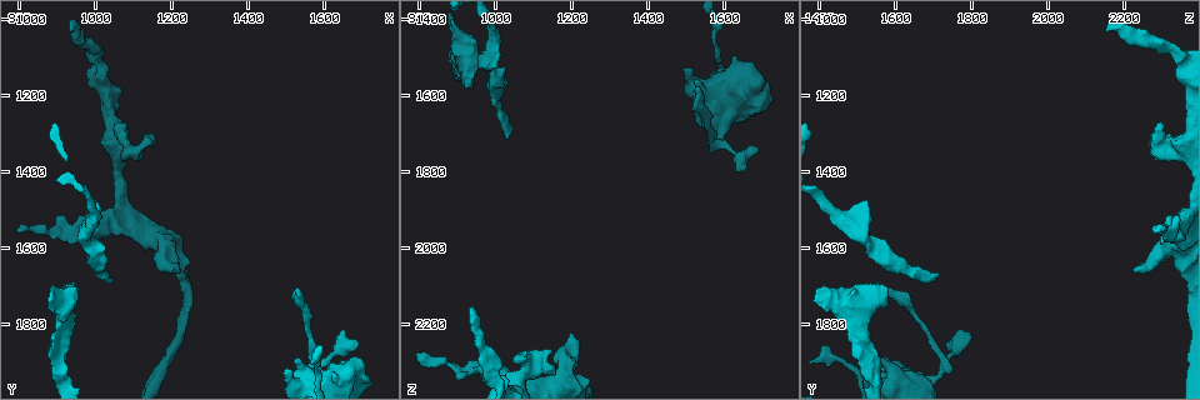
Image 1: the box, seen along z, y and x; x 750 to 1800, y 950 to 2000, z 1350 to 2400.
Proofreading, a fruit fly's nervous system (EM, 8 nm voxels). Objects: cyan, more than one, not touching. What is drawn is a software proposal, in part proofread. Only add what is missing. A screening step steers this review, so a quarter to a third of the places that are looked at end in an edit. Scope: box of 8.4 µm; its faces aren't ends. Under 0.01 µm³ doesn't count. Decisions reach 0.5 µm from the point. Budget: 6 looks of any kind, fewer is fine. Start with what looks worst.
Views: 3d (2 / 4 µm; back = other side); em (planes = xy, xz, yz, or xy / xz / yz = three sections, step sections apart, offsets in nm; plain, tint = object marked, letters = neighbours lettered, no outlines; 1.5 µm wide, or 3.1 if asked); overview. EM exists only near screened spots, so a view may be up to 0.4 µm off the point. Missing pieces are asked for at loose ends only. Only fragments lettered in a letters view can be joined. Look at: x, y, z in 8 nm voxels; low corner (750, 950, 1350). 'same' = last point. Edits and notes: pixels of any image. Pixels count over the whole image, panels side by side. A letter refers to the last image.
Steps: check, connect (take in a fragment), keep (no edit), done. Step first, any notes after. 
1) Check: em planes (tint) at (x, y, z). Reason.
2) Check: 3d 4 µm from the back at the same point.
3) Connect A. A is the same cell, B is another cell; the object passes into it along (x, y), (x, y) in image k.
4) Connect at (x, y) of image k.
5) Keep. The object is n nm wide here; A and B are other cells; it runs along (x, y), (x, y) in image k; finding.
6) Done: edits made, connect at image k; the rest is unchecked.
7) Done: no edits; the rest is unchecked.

Check: 3d 2 µm at (1030, 1675, 1715). Tapers out.

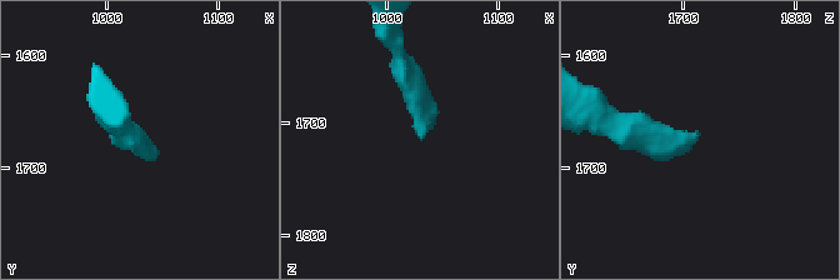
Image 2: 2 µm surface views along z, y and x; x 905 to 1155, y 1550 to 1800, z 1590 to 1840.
Check: em xz step 8 (tint) at (1030, 1672, 1714). Now the EM.

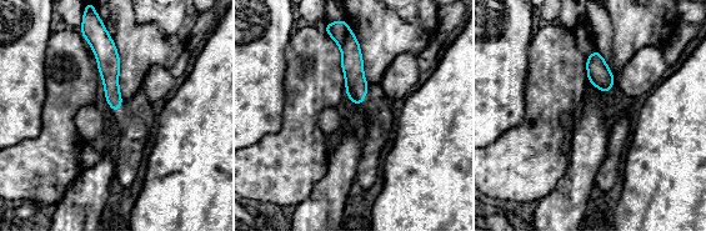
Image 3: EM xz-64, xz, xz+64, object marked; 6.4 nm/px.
Check: em planes (letters) at the same point.

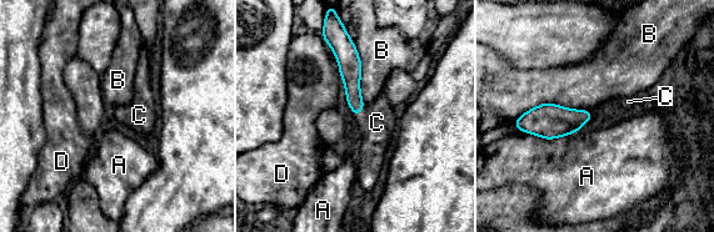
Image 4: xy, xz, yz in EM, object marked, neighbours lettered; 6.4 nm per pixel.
Connect C. The object is 100 nm wide here; the longest contact is with B, 500 nm; C is the same cell, A, B and D are other cells; it goes on there.

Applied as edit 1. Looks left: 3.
Check: overview.

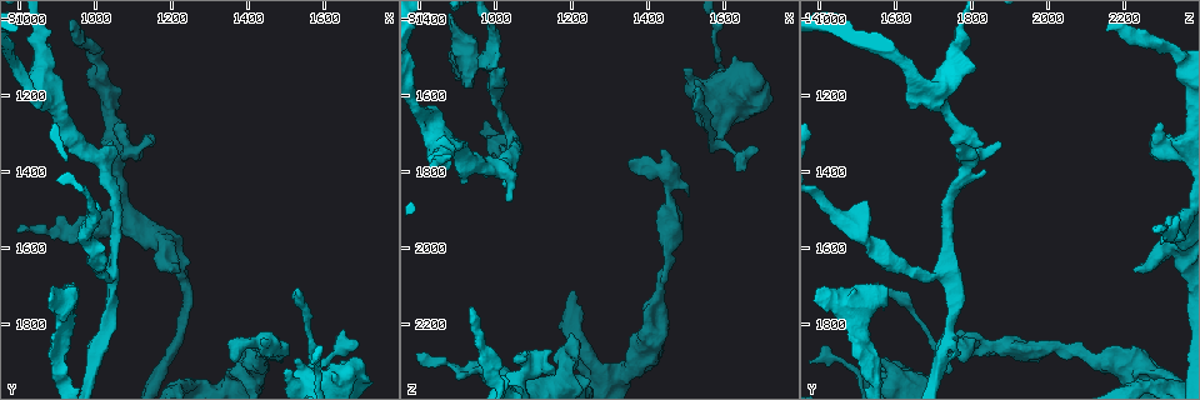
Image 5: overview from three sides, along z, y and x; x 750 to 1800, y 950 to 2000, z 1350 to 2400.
Check: em planes (letters) at (1200, 1665, 2230). An open end.

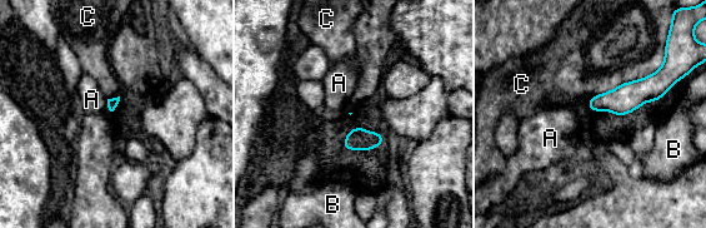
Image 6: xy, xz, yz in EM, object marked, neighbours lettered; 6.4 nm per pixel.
Keep. A, B and C are other cells; a border runs along (106, 99), (109, 109) in image 6; no lettered fragment goes on from it.

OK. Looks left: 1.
Check: em planes (letters) at (1015, 1490, 1500). Branch stops here.

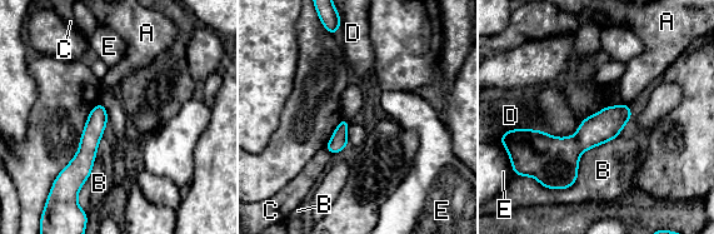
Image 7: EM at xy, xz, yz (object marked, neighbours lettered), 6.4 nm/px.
Keep. A, B, C, D and E are other cells; no lettered fragment goes on from it.

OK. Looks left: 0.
Done: edits made, connect at image 4; the rest is unchecked.

